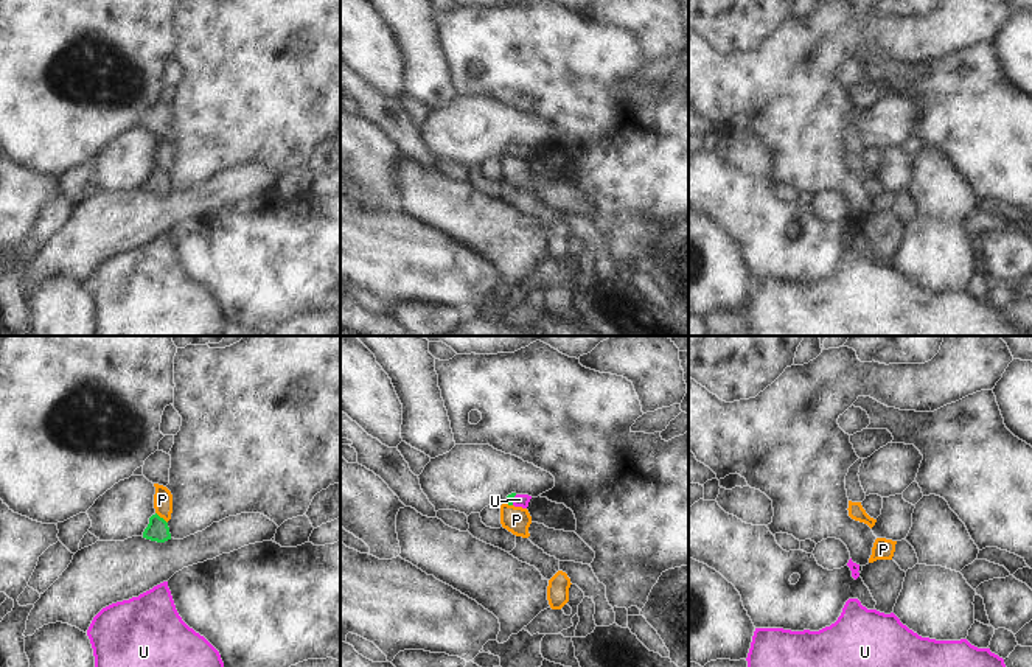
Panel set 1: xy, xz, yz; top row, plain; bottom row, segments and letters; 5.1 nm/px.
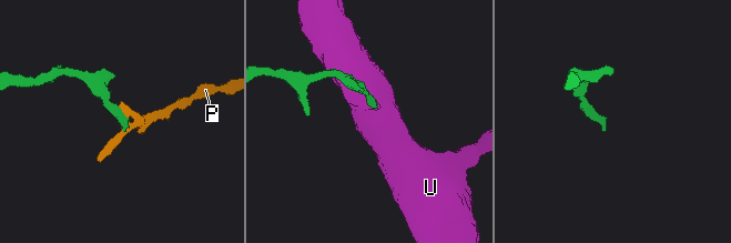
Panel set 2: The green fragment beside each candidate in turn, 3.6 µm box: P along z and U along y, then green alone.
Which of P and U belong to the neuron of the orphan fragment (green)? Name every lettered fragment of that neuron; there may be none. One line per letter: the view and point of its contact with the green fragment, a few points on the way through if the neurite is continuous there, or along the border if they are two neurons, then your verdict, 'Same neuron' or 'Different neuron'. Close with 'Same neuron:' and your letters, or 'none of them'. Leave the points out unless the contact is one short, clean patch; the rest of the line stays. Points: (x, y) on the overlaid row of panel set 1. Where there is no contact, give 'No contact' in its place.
P: Touches green at xy (162, 518). Boundary: xy (156, 512), (167, 523). Different neuron
U: Touches green at xz (513, 498). Path across: xz (510, 498), (513, 498), (522, 501). Same neuron
Same neuron: U.

